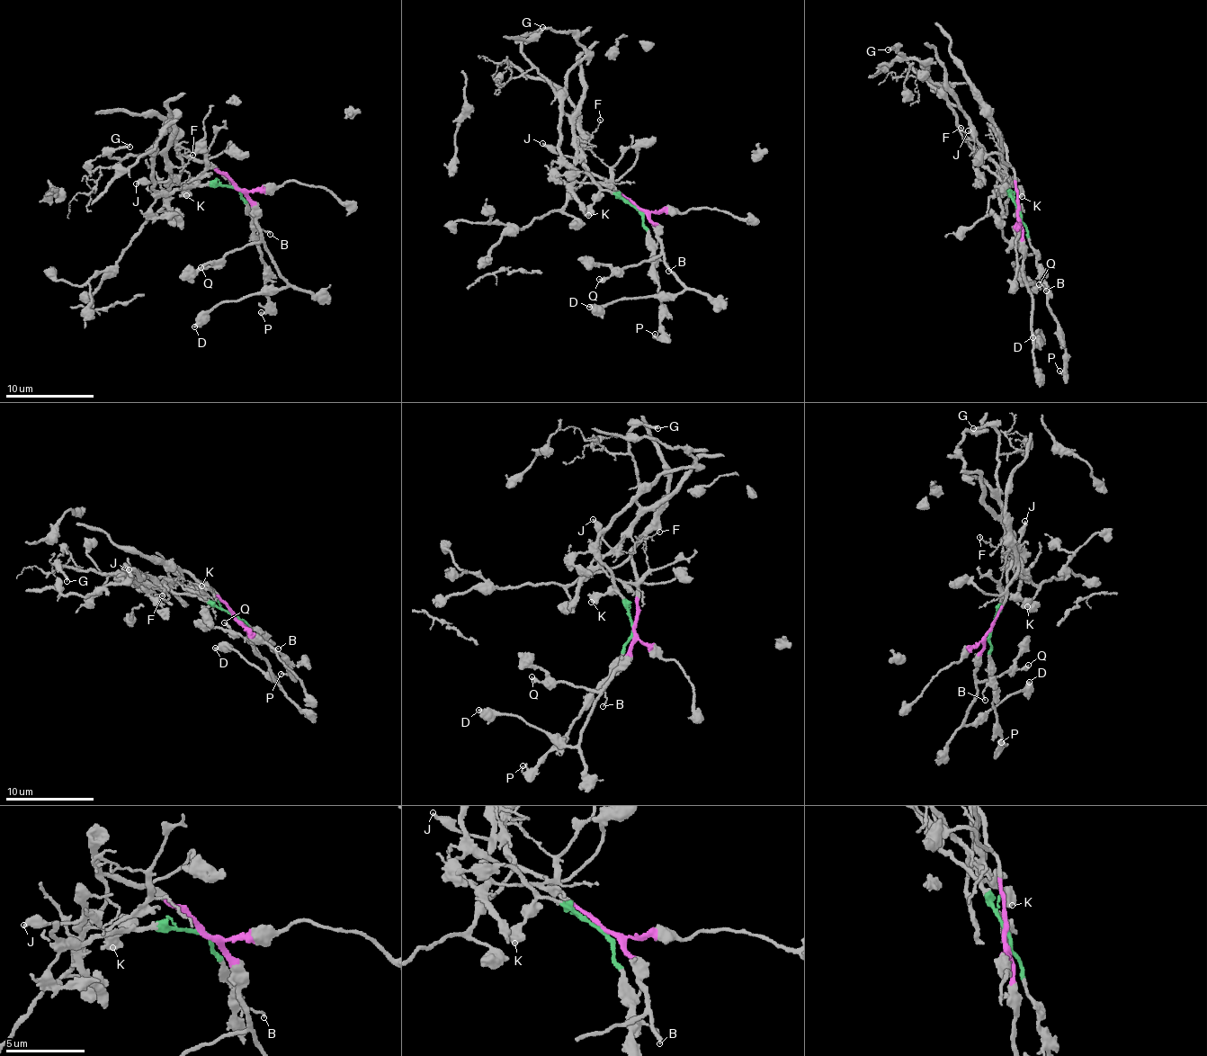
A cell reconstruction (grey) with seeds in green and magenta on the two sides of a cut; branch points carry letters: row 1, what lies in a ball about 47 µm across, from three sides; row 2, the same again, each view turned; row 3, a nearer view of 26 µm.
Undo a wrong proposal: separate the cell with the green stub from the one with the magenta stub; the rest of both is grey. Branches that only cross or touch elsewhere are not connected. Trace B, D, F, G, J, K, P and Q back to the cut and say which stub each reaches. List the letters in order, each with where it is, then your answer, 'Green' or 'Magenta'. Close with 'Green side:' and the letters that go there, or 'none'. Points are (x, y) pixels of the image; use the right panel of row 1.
B: Place: (1046, 290). Green
D: Place: (1032, 337). Magenta
F: Place: (961, 128). Green
G: Place: (888, 49). Green
J: Place: (968, 130). Green
K: Place: (1022, 196). Green
P: Place: (1059, 371). Green
Q: Place: (1039, 284). Magenta
Green side: B, F, G, J, K, P

